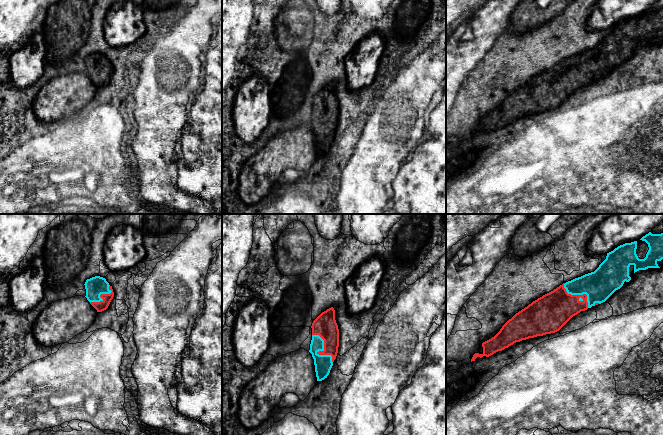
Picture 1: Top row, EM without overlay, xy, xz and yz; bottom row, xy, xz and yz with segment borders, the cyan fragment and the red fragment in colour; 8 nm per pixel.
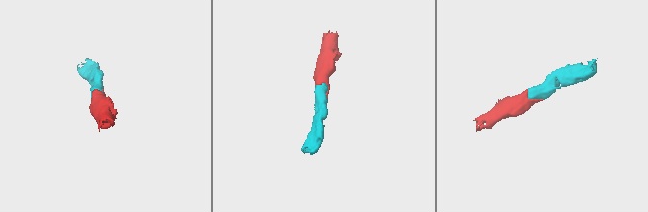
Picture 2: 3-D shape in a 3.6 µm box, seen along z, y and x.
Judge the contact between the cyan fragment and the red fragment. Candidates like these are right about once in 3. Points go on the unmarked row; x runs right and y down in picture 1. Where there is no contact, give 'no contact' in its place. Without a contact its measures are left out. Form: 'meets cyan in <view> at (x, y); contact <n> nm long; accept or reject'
meets cyan in yz at (579, 70); contact 280 nm long; accept

